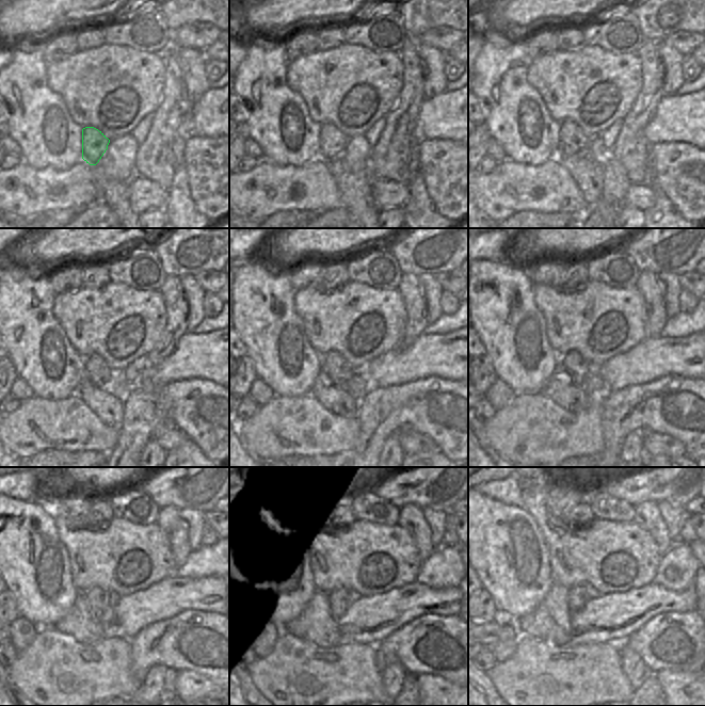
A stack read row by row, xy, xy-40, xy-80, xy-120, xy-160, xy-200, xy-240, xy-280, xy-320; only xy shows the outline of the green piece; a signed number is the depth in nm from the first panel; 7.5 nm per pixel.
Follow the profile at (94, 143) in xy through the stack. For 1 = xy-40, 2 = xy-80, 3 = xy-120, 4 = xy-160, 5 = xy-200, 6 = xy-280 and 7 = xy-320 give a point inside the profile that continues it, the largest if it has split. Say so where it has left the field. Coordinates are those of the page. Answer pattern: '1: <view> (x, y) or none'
1: xy-40 (333, 142)
2: xy-80 (573, 141)
3: xy-120 (96, 371)
4: xy-160 (333, 364)
5: xy-200 (577, 367)
6: xy-280 (338, 598)
7: xy-320 (577, 596)

